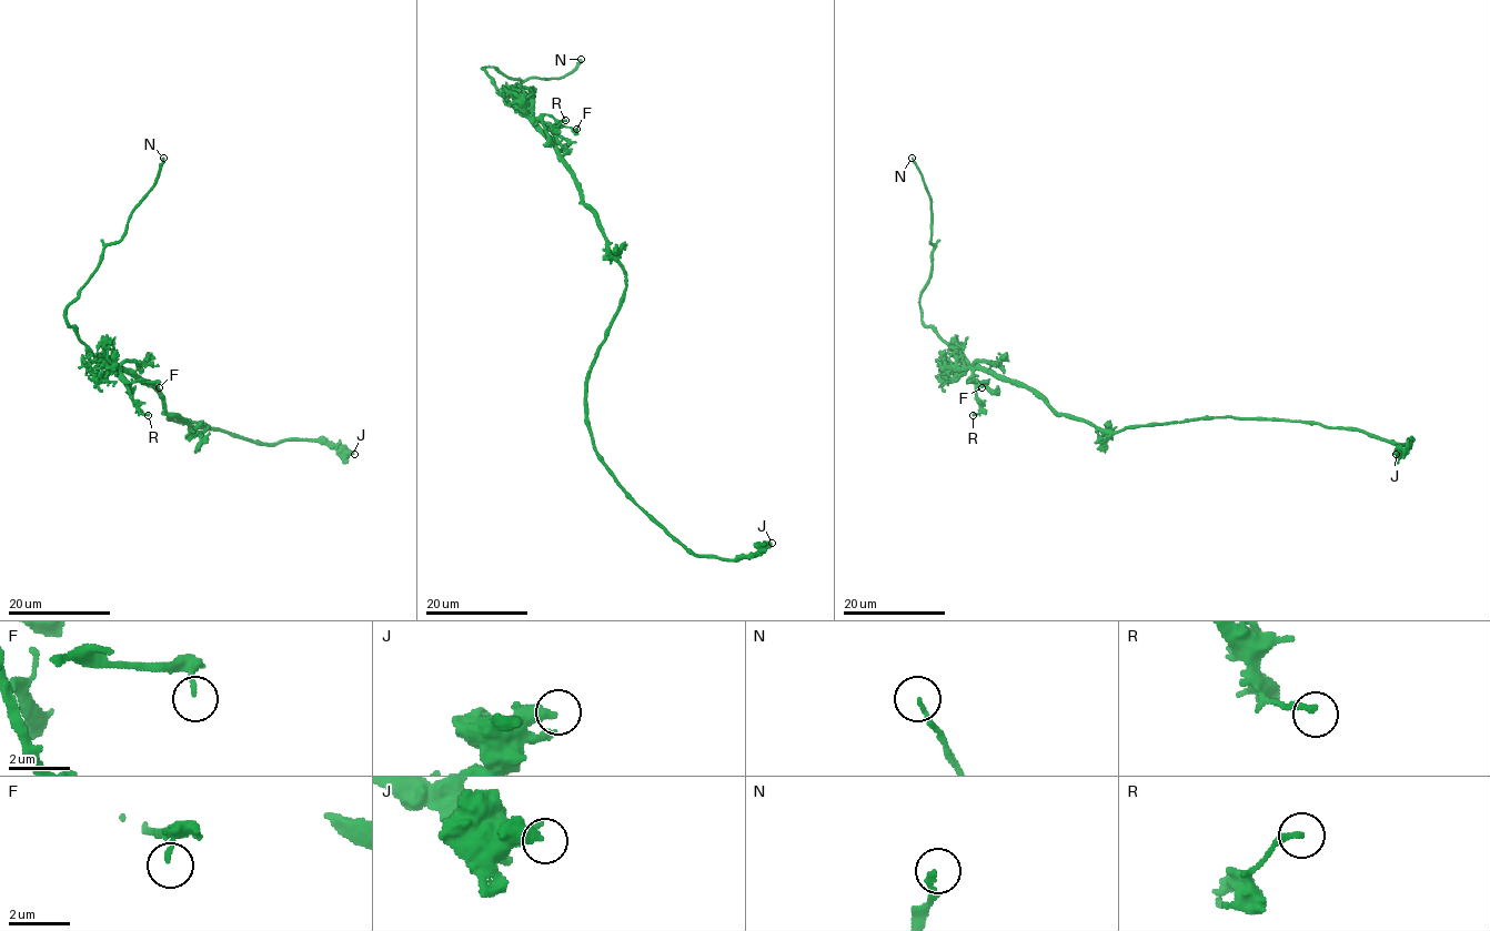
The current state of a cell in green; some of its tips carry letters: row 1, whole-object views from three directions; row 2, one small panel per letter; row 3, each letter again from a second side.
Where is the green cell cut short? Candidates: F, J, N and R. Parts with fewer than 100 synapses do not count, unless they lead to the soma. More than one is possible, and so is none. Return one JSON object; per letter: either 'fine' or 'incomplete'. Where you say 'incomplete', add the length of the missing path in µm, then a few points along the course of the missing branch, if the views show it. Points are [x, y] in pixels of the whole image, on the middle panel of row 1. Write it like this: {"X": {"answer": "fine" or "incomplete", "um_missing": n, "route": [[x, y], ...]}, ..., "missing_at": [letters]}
{"F": {"answer": "fine"}, "J": {"answer": "fine"}, "N": {"answer": "incomplete", "um_missing": 5}, "R": {"answer": "fine"}, "missing_at": ["N"]}

